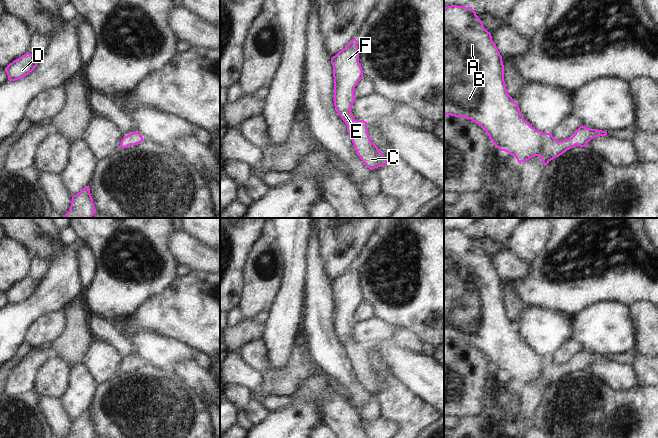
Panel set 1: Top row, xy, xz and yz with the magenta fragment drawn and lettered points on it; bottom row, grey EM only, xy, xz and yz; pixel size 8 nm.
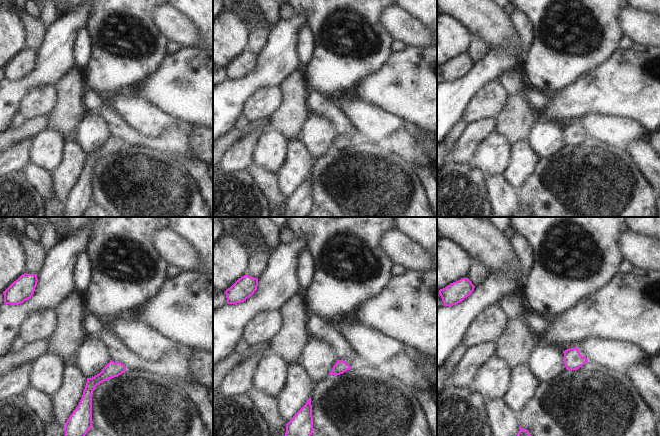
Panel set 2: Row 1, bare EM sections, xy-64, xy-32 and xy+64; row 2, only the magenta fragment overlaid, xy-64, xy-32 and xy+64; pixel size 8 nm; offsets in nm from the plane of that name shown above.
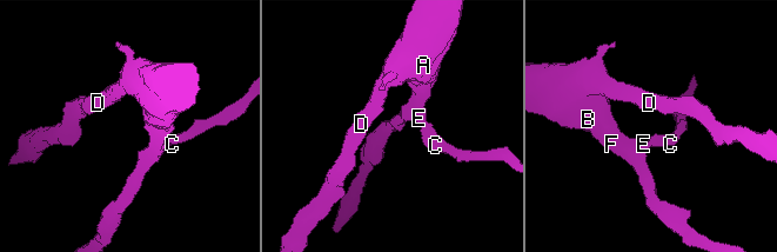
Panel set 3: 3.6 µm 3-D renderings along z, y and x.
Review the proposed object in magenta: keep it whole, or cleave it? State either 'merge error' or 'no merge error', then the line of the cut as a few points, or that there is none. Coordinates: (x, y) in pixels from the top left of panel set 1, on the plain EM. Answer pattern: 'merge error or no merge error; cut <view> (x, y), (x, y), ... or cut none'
no merge error; cut none

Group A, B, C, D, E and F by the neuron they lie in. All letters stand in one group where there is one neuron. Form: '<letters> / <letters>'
A B C D E F

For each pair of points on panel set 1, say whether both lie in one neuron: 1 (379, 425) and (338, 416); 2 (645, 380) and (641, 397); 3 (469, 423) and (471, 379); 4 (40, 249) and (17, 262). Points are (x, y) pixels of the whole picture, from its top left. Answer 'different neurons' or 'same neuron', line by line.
1: different neurons
2: different neurons
3: different neurons
4: different neurons

